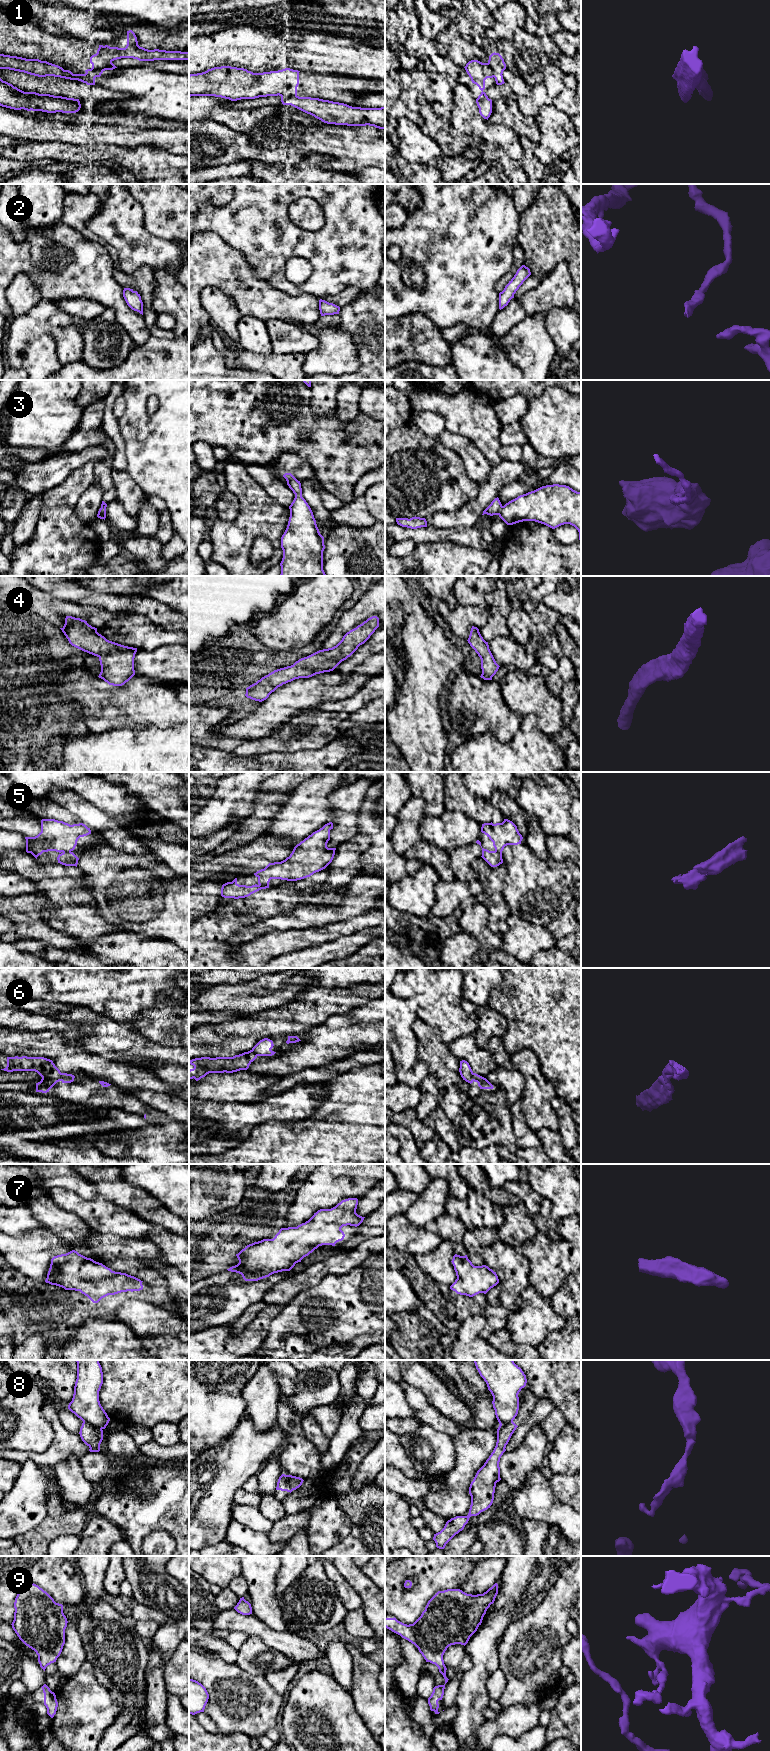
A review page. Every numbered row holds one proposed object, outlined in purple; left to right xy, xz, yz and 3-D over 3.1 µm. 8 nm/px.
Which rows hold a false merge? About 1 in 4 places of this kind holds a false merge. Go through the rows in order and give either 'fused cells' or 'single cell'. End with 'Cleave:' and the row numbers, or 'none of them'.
1: fused cells
2: single cell
3: fused cells
4: single cell
5: single cell
6: single cell
7: single cell
8: fused cells
9: single cell
Cleave: 1, 3, 8

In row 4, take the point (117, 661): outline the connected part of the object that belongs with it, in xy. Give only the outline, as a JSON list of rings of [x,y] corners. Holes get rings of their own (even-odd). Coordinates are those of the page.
[[[66,616],[60,629],[72,646],[99,658],[101,672],[98,677],[109,685],[122,686],[135,675],[137,648],[109,641],[87,621],[72,616]]]

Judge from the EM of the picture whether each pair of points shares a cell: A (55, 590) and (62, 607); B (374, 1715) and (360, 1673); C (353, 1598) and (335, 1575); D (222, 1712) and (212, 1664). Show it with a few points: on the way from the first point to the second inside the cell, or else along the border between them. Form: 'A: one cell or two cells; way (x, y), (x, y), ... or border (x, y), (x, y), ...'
A: two cells; border (38, 588), (56, 598), (82, 605)
B: one cell; way (373, 1705), (366, 1694), (365, 1683)
C: one cell; way (347, 1592), (339, 1581)
D: one cell; way (222, 1700), (222, 1681), (217, 1676)

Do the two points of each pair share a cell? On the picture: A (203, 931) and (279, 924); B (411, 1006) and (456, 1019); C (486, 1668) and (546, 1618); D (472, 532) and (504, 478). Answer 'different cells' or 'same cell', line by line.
A: different cells
B: different cells
C: different cells
D: different cells

